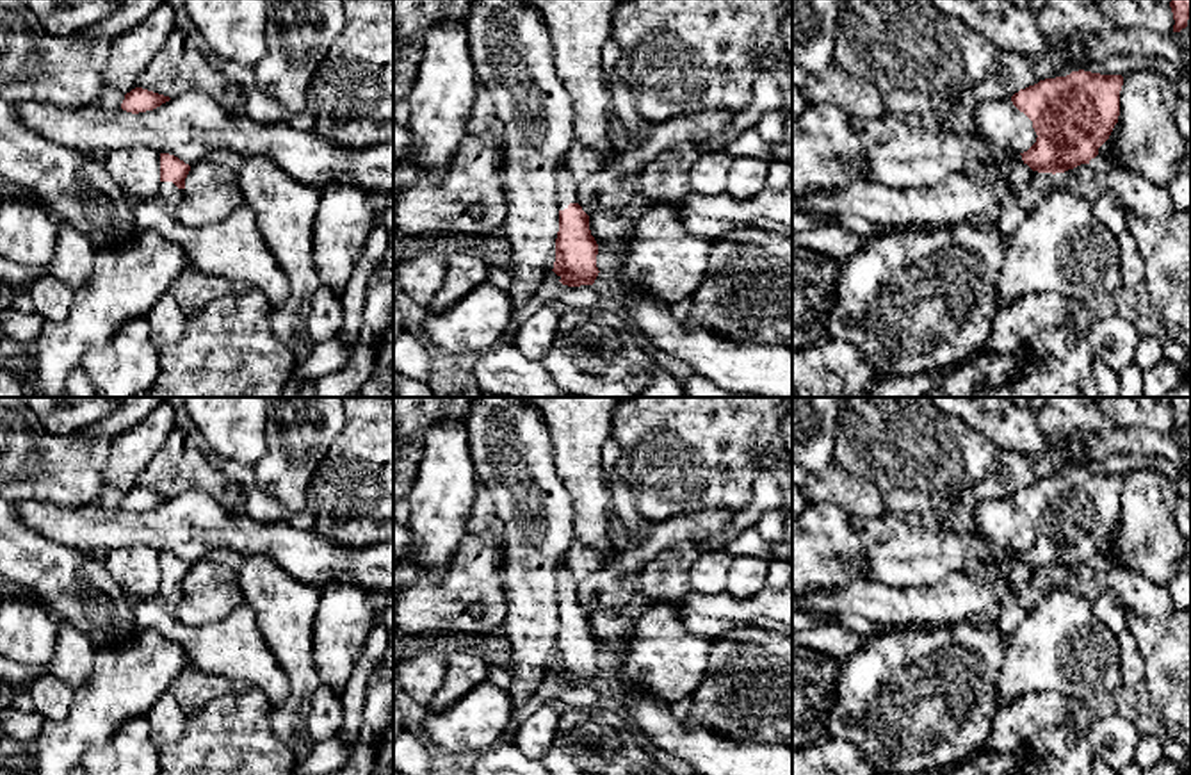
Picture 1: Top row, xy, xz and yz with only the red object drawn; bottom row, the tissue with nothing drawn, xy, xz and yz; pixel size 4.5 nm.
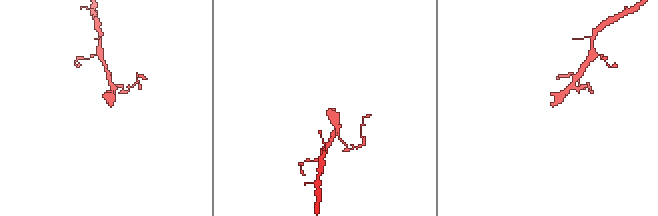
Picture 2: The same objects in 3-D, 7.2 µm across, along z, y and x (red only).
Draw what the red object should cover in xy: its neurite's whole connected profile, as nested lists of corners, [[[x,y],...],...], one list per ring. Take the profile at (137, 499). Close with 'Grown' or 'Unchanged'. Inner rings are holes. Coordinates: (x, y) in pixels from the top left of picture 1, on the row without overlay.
[[[135,486],[125,494],[121,508],[132,513],[139,513],[139,511],[153,510],[169,499],[171,499],[169,495],[142,486]]]. Unchanged

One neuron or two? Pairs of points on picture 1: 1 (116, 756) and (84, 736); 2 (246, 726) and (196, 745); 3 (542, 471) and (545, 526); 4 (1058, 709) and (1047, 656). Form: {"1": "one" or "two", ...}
{"1": "two", "2": "one", "3": "one", "4": "two"}

